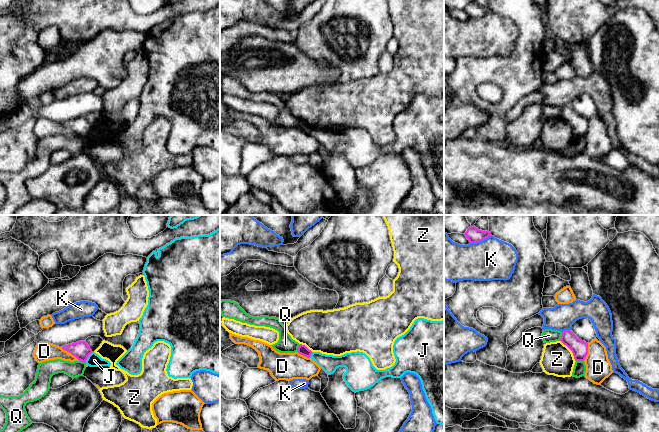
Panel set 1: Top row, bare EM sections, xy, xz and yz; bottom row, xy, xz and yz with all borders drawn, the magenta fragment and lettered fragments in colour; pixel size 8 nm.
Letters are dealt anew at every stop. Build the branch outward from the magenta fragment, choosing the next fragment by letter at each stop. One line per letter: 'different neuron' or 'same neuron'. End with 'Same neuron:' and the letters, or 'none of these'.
D: different neuron
J: different neuron
K: different neuron
Q: different neuron
Z: different neuron
Same neuron: none of these

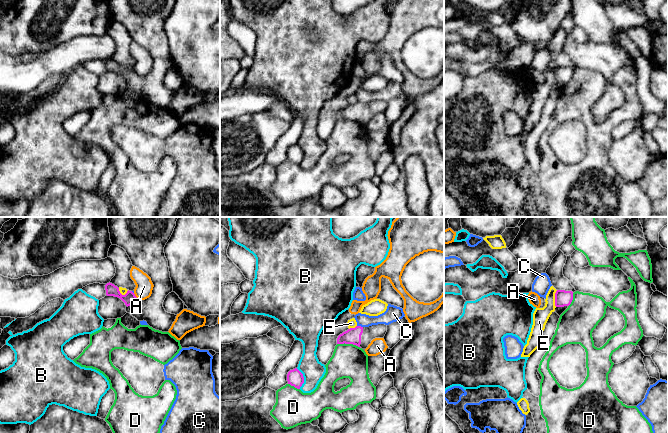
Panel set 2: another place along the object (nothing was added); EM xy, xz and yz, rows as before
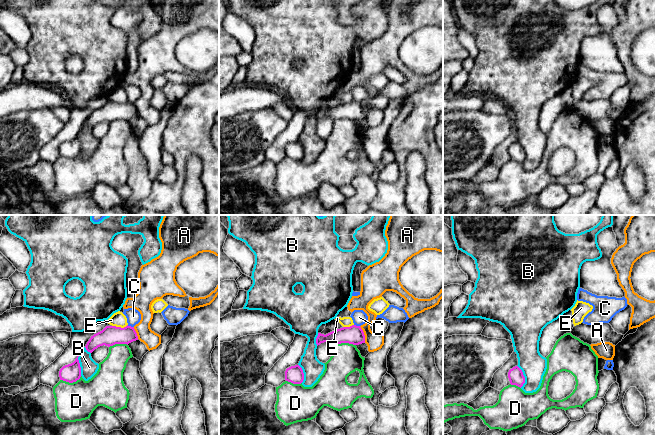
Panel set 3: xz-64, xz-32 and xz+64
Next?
A: different neuron
B: different neuron
C: different neuron
D: same neuron
E: different neuron
Same neuron: D

